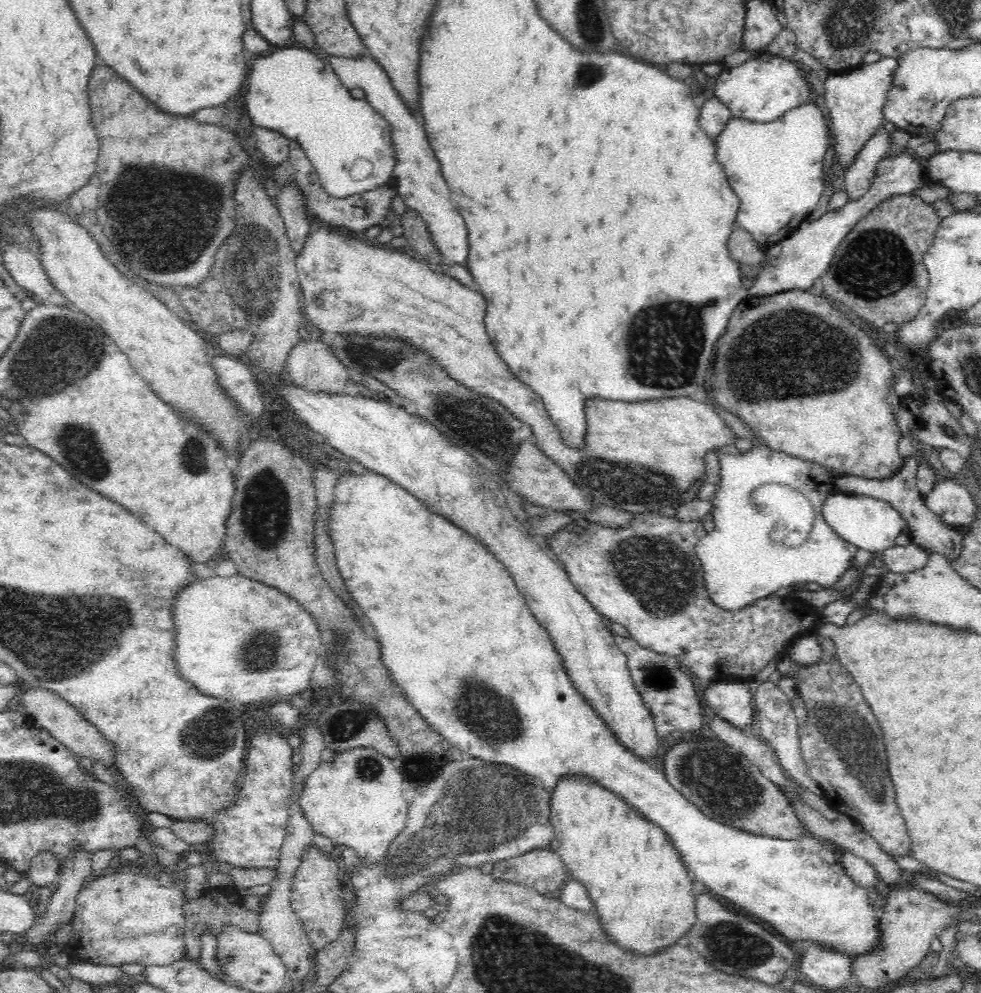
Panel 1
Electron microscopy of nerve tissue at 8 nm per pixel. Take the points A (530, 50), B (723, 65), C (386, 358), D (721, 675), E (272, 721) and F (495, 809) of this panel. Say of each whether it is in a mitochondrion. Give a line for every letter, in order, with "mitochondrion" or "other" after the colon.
A: other
B: other
C: mitochondrion
D: other
E: other
F: mitochondrion

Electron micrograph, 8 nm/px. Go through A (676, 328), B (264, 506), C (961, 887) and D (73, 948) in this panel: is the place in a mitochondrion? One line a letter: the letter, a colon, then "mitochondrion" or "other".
A: mitochondrion
B: mitochondrion
C: other
D: other

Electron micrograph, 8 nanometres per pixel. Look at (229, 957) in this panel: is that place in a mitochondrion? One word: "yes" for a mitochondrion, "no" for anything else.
yes

